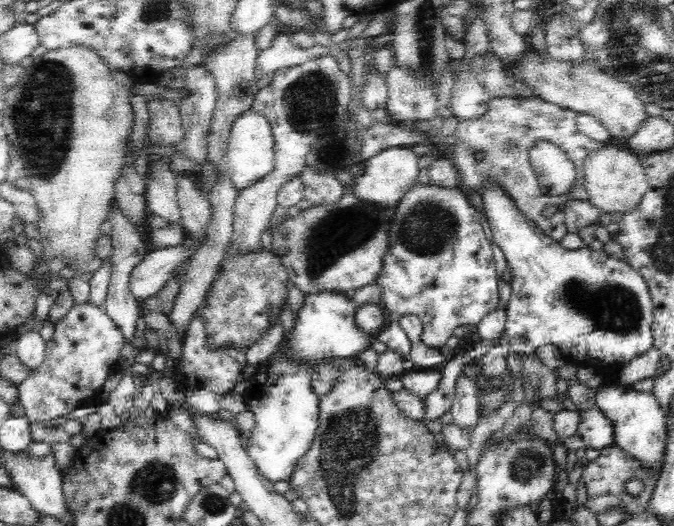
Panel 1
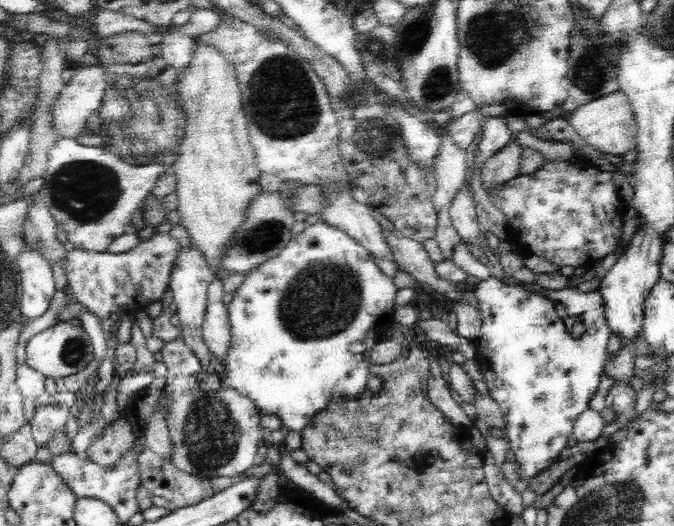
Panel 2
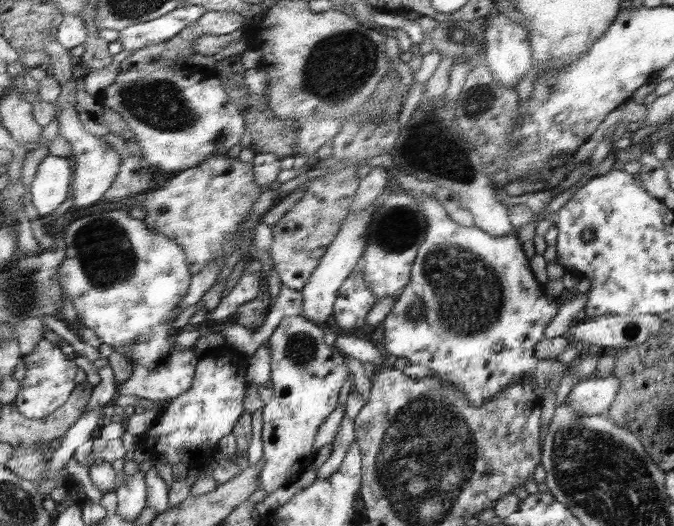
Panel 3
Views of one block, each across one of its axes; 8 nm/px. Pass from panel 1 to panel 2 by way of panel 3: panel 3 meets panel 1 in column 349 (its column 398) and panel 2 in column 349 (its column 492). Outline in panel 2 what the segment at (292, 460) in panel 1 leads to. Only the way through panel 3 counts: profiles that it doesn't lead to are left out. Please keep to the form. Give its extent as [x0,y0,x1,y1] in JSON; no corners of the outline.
[220,221,398,432]

